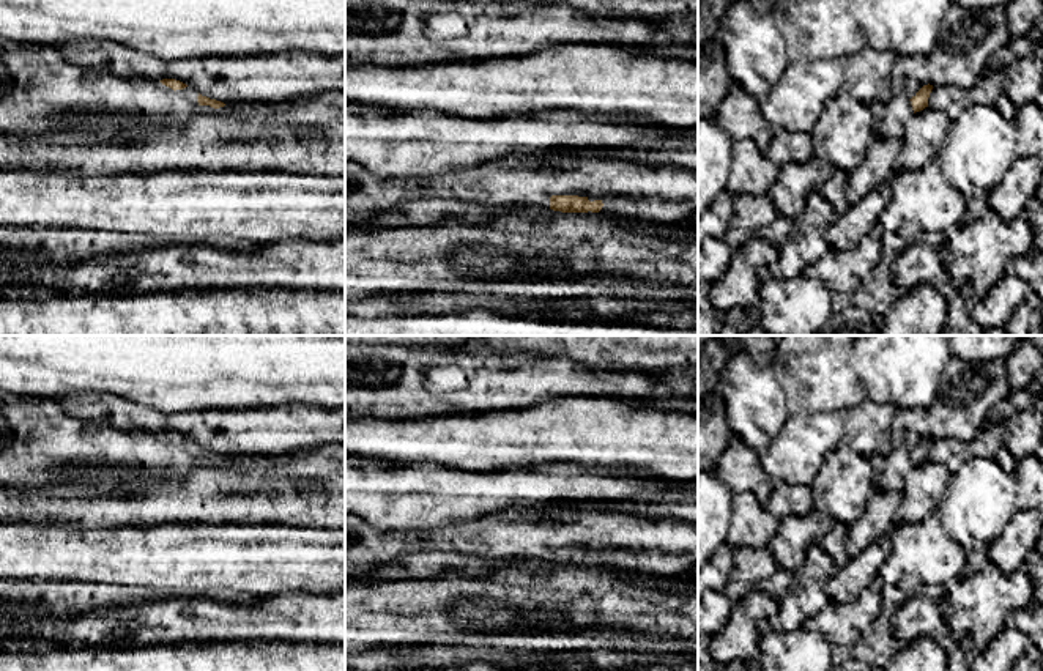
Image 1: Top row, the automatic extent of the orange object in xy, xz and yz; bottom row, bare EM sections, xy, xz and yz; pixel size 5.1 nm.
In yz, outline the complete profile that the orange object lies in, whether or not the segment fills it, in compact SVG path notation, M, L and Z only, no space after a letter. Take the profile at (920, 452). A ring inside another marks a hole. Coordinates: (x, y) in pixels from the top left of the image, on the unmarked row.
M923 438L909 454L914 466L928 460L928 450L933 443L933 438Z

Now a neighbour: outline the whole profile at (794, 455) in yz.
M841 413L833 414L791 414L781 430L769 439L767 449L759 454L766 473L780 485L810 487L826 455L844 438L844 421Z

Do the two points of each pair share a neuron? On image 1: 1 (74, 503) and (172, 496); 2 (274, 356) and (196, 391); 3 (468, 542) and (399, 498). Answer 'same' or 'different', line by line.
1: same
2: same
3: different

